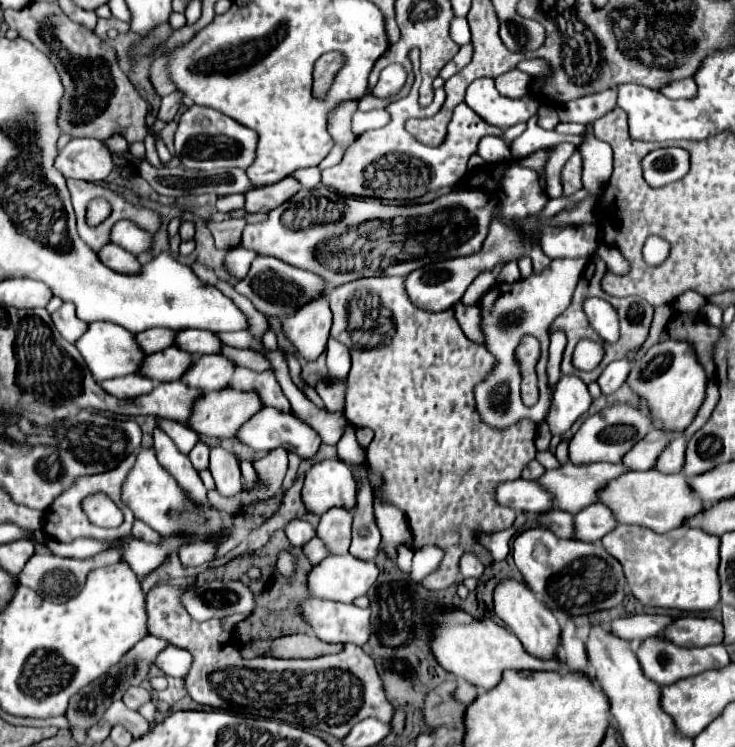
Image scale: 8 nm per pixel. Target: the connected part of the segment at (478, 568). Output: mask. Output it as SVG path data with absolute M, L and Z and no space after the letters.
M465 552L459 560L459 568L461 568L461 574L465 574L467 578L473 576L473 578L479 578L483 574L483 564L481 560L477 558L477 554L473 552Z

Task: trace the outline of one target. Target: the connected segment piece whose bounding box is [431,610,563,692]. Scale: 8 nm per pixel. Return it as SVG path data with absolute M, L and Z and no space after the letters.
M449 610L437 614L435 622L437 626L433 628L435 640L431 642L431 650L437 662L447 672L475 684L481 692L487 692L497 686L505 670L559 670L563 664L559 658L541 660L527 654L519 638L507 628L495 624L493 620L475 620L463 610Z

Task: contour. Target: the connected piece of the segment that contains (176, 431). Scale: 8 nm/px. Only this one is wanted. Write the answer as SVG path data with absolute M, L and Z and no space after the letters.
M161 420L159 426L173 438L173 442L177 444L177 448L187 454L191 450L191 446L197 444L197 432L193 432L187 424L179 424L179 422L173 422L173 420Z

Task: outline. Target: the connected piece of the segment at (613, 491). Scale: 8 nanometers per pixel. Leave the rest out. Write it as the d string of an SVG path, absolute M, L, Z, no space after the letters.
M645 470L645 472L629 472L625 478L617 478L609 482L609 486L601 492L601 502L605 502L615 518L621 524L639 524L657 534L665 534L673 528L685 526L685 522L705 510L703 500L699 500L691 486L689 478L679 474L663 474L659 470Z

